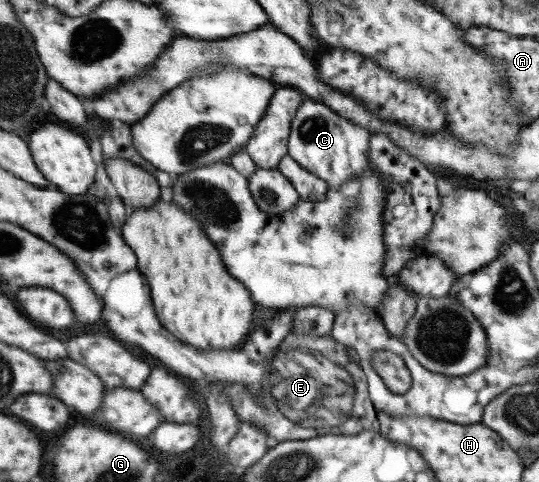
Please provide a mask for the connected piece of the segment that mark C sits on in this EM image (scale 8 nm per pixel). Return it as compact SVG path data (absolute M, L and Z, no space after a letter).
M309 98L300 102L290 122L287 152L297 164L327 183L329 189L339 188L352 178L359 178L368 164L369 134L323 103Z

